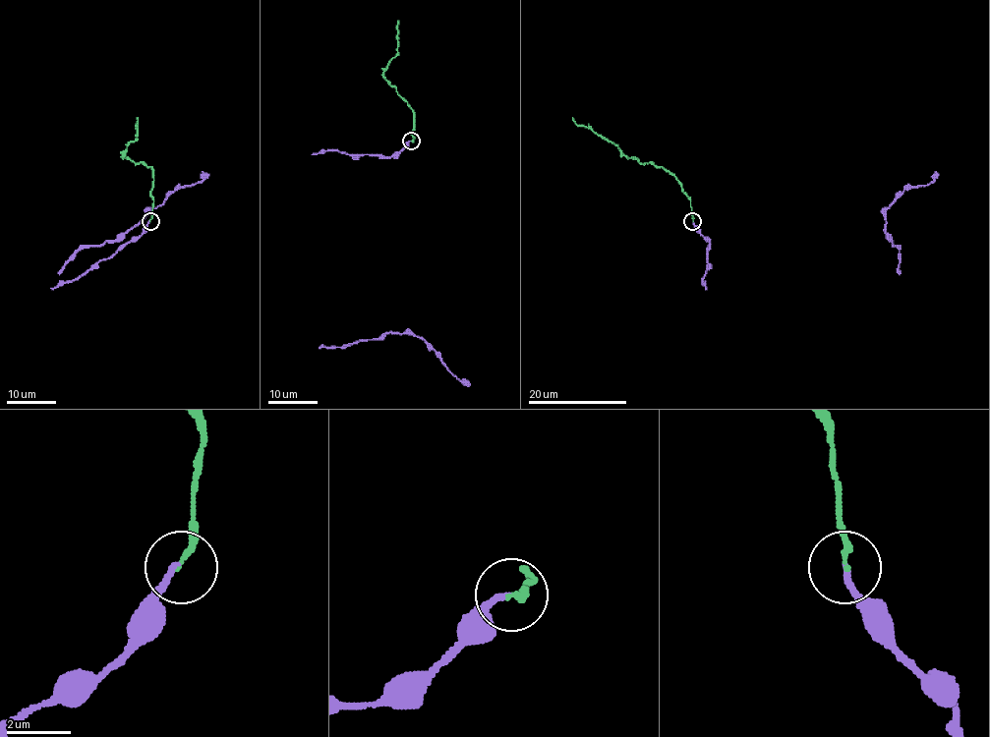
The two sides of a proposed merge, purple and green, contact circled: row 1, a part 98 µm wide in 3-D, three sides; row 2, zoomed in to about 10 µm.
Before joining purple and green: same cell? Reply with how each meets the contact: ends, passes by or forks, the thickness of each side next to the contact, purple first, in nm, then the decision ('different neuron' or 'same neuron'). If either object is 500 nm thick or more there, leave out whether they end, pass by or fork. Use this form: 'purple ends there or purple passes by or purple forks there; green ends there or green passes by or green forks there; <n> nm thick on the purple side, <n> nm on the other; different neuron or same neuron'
purple ends there; green ends there; 170 nm thick on the purple side, 180 nm on the other; different neuron

